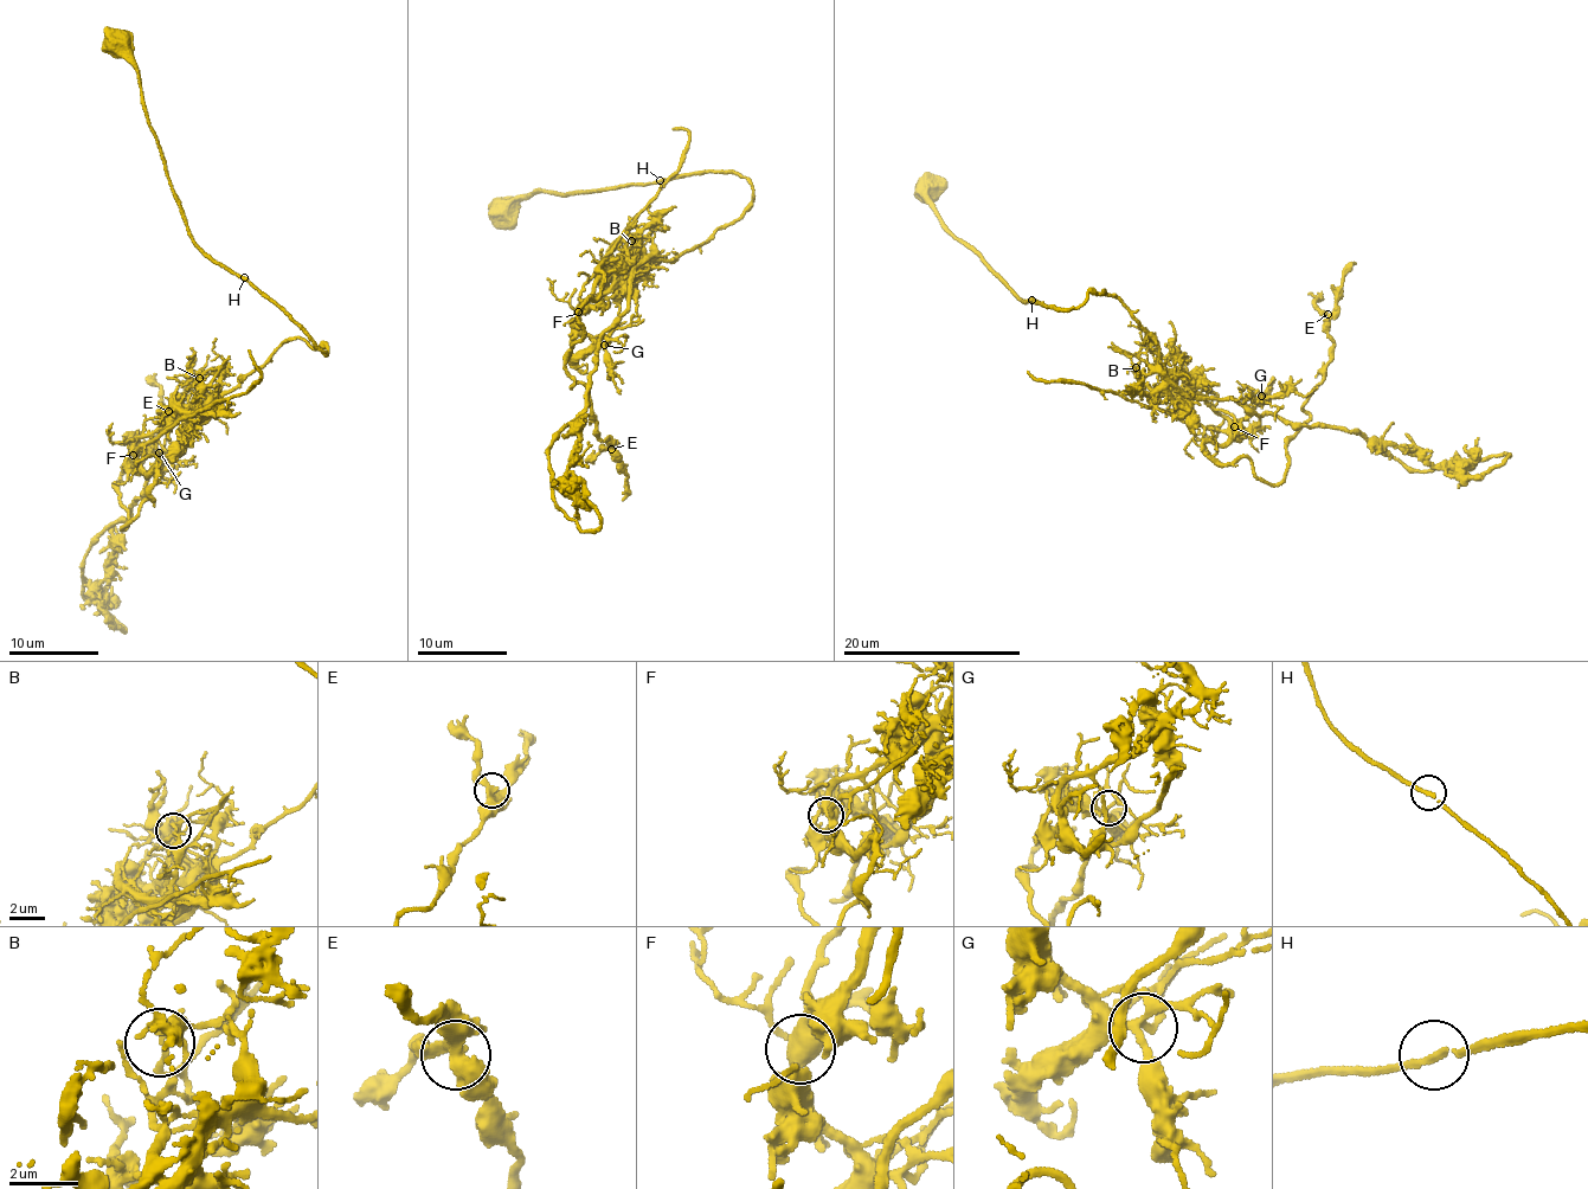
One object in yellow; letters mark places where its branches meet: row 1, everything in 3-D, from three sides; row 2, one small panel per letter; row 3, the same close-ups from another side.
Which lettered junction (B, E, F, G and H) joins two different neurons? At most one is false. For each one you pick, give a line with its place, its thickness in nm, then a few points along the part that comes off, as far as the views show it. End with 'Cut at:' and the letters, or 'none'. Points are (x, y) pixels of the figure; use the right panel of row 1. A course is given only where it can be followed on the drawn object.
B: at (1136, 367); 140 nm thick; foreign part runs (1136, 368), (1180, 372), (1230, 421), (1230, 439), (1203, 450), (1247, 456), (1278, 483), (1356, 263)
Cut at: B

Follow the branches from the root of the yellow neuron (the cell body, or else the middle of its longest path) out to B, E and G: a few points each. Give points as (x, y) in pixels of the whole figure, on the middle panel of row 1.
B: (503, 214), (538, 188), (614, 190), (715, 171), (751, 184), (738, 219), (677, 257), (644, 258), (630, 242)
E: (503, 214), (538, 188), (751, 184), (707, 242), (579, 310), (600, 264), (566, 370), (611, 449)
G: (503, 214), (538, 188), (749, 180), (738, 219), (582, 307), (577, 322), (604, 345)

